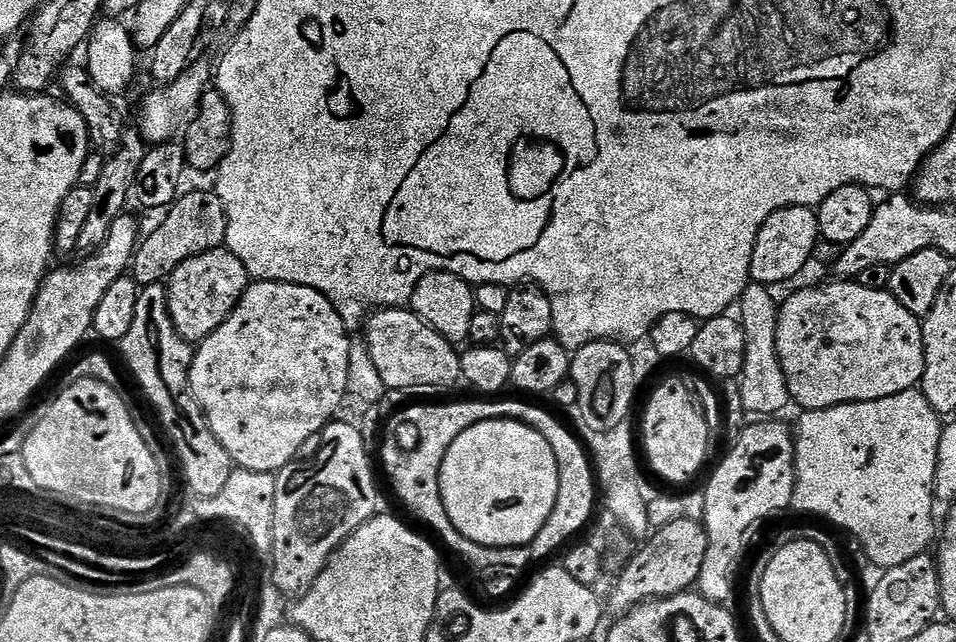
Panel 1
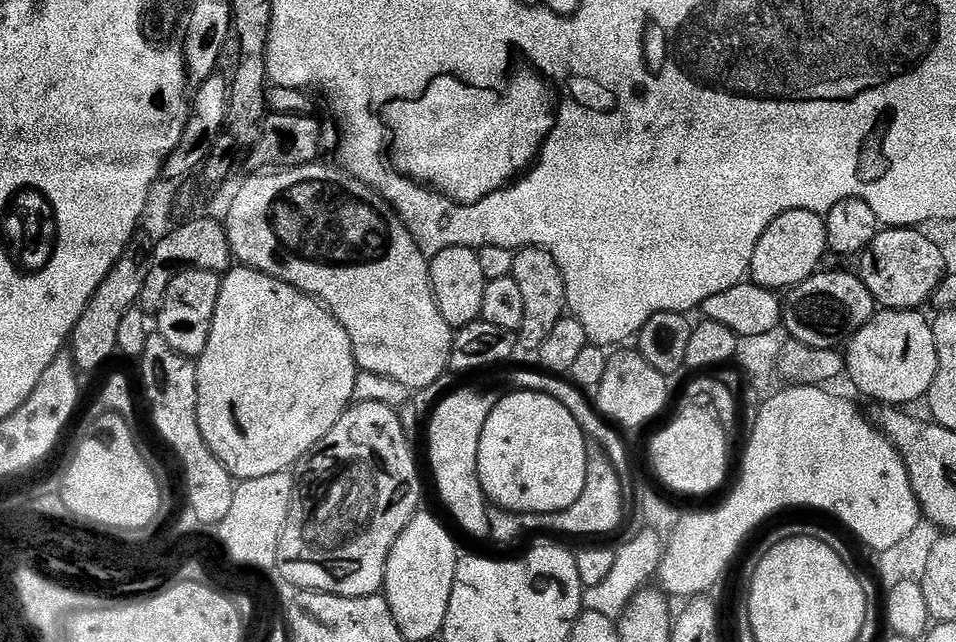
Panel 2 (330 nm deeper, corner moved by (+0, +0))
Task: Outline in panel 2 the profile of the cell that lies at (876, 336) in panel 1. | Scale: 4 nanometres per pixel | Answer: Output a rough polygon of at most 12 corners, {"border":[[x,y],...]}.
{"border":[[880,310],[846,345],[869,401],[912,406],[938,374],[929,317]]}

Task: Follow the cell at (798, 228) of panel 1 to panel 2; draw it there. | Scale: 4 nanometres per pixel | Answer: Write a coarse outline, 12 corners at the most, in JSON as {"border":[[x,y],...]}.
{"border":[[790,210],[766,226],[751,283],[790,289],[828,255],[824,216]]}

